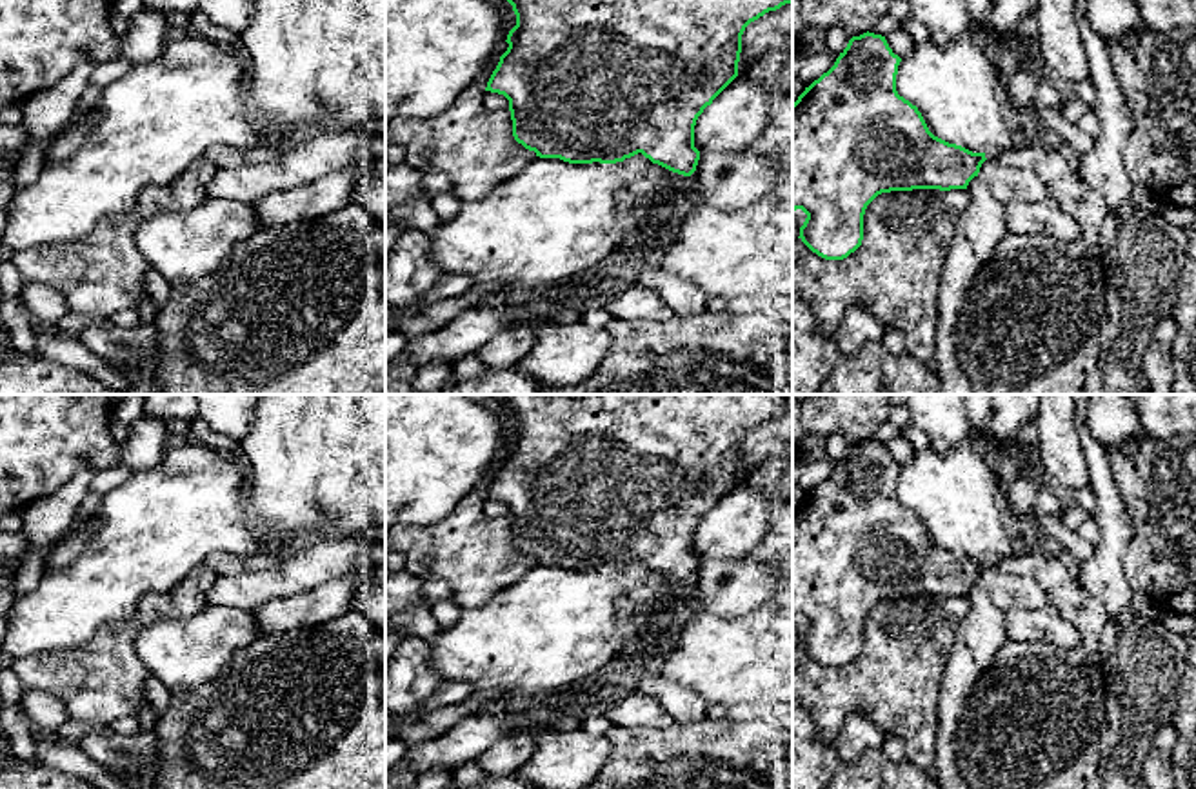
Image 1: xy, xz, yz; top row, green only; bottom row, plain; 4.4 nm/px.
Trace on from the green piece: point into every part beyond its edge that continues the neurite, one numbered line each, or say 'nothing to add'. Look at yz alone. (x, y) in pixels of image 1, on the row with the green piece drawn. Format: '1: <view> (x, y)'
1: yz (1066, 186)

